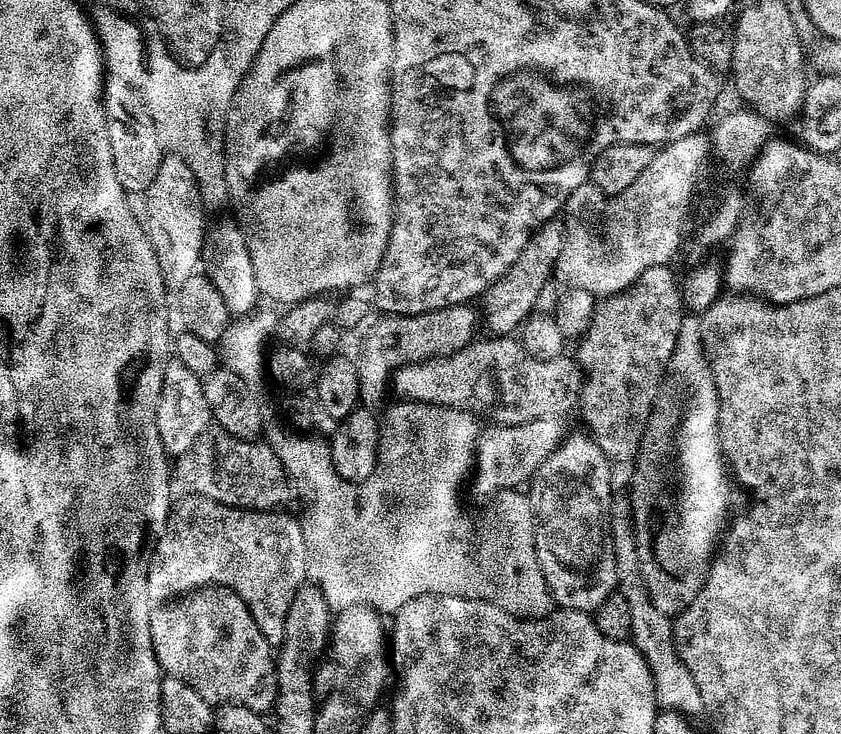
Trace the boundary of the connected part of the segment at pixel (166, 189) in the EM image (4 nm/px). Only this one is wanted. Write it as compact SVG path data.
M178 158L167 159L162 162L162 170L158 170L158 178L154 178L150 190L133 192L126 202L132 211L132 219L138 222L148 244L154 246L165 285L175 285L178 278L181 281L194 278L204 255L204 238L210 224L204 221L206 211L193 170Z

